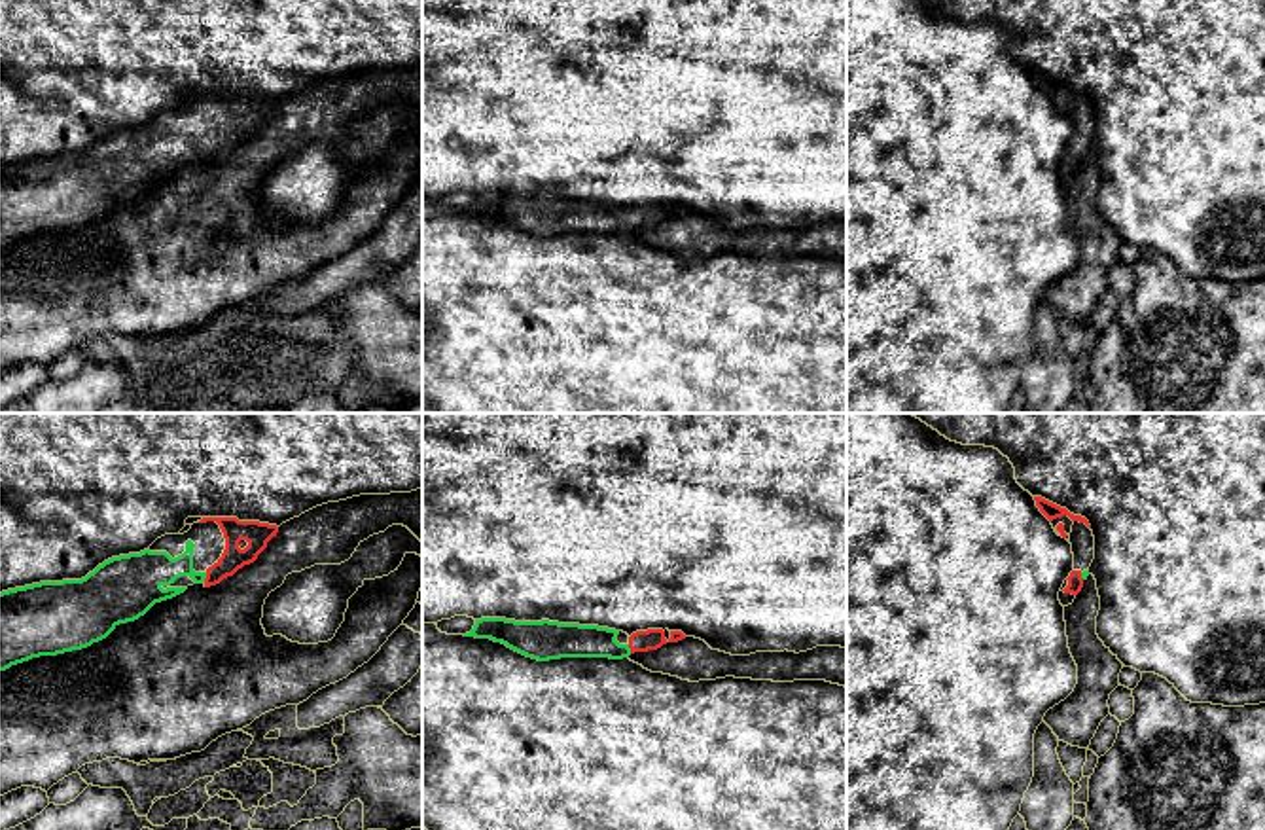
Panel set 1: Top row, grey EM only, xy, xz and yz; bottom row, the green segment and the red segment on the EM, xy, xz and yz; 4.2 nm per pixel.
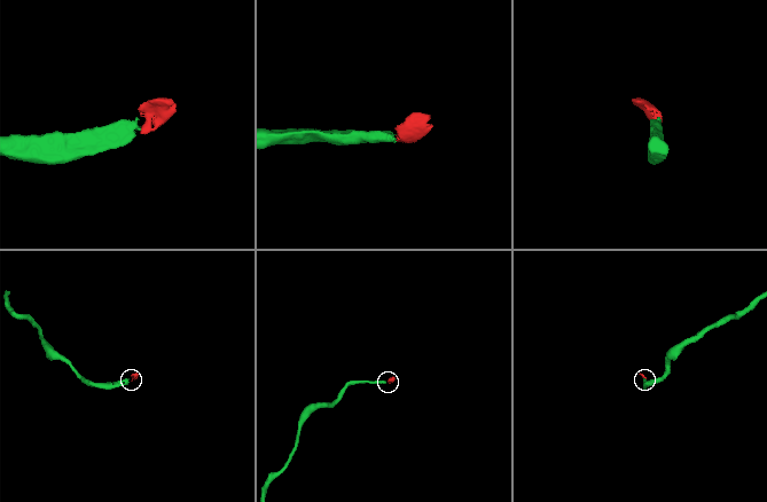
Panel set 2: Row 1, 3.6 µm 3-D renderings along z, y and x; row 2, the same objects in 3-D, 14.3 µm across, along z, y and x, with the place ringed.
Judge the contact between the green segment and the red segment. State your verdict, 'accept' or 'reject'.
accept

